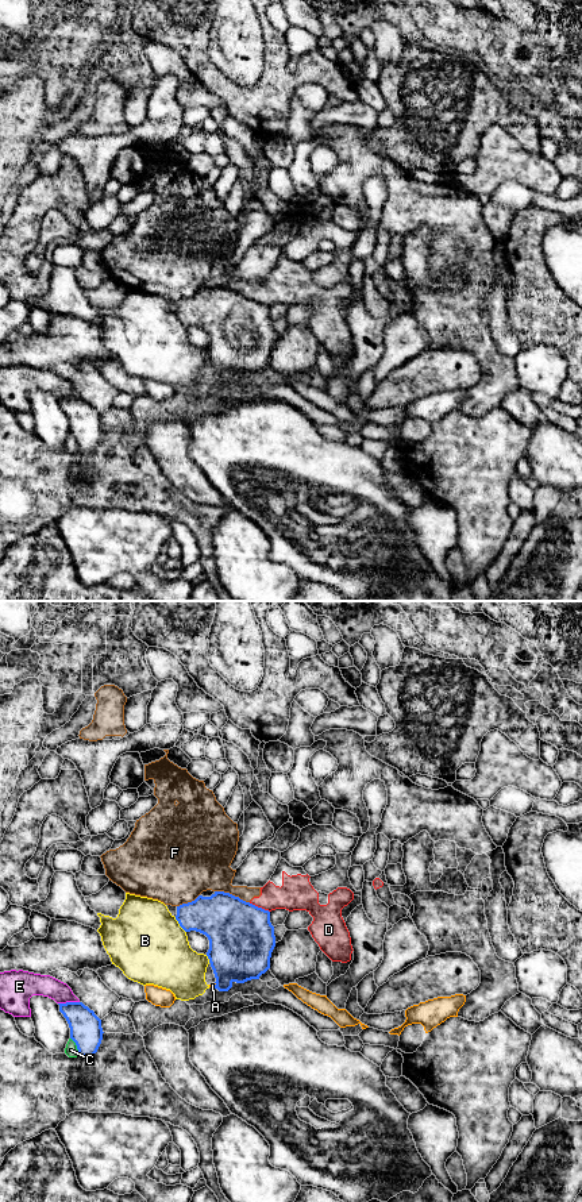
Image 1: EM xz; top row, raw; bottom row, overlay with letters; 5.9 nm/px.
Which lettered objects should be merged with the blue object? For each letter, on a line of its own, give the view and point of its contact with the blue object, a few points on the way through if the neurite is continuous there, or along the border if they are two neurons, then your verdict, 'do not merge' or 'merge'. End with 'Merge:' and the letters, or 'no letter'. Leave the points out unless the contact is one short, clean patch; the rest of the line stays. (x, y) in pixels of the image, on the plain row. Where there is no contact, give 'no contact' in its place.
A: meets blue in xz at (215, 380); do not merge
B: meets blue in xz at (180, 320); do not merge
C: meets blue in xz at (76, 439); do not merge
D: meets blue in xz at (259, 303); border along xz (249, 297), (269, 307); do not merge
E: meets blue in xz at (68, 397); do not merge
F: meets blue in xz at (231, 289); do not merge
Merge: no letter

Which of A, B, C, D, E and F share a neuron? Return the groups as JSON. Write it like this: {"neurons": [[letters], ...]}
{"neurons": [["A"], ["B"], ["C"], ["D", "F"], ["E"]]}

